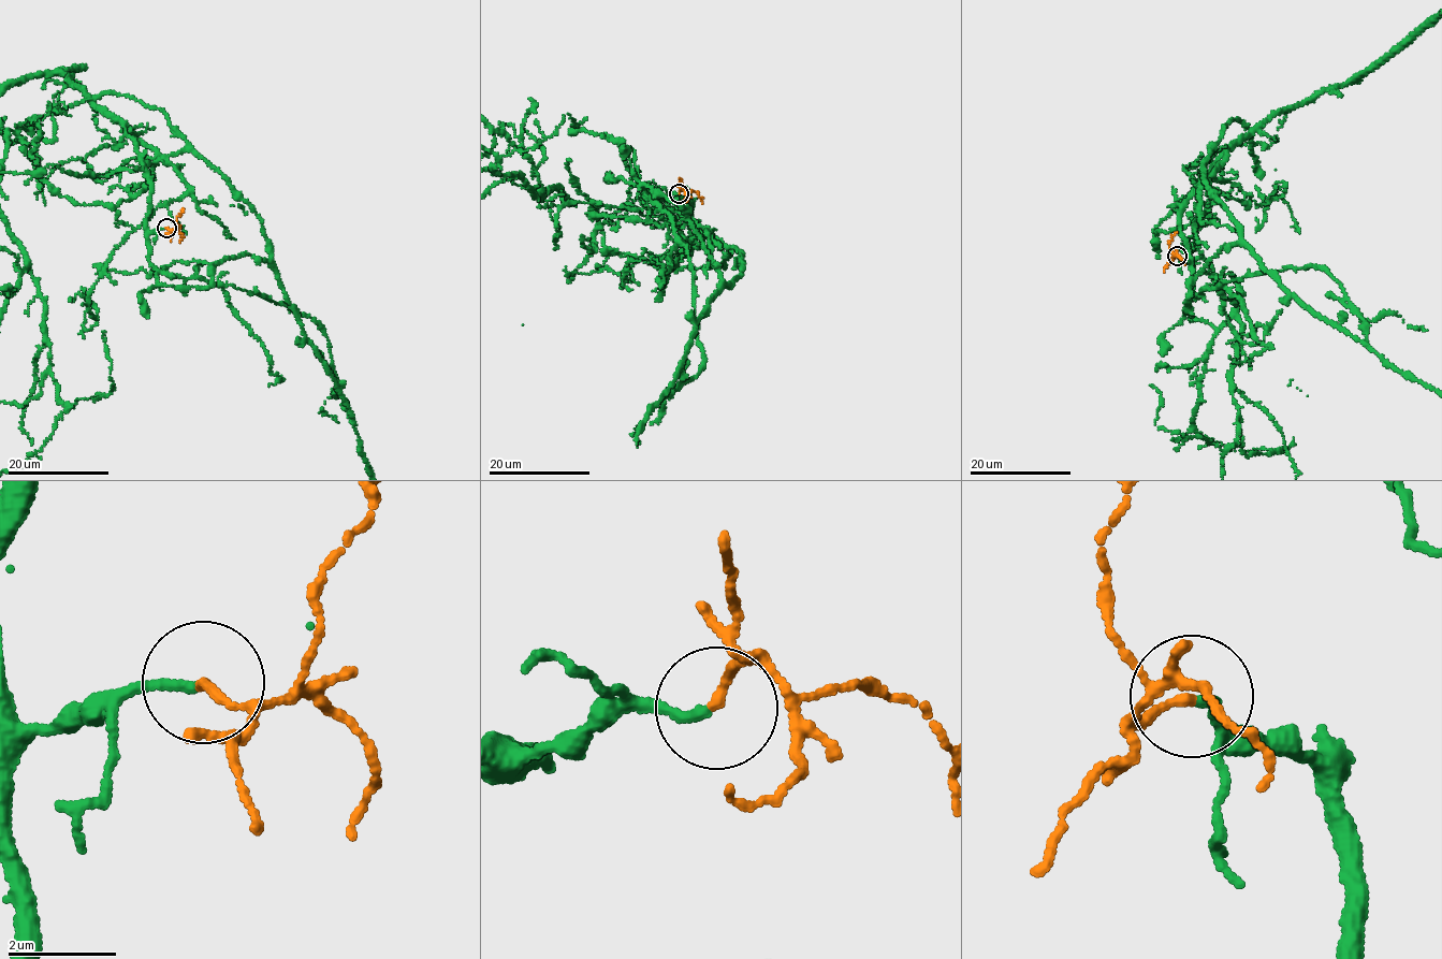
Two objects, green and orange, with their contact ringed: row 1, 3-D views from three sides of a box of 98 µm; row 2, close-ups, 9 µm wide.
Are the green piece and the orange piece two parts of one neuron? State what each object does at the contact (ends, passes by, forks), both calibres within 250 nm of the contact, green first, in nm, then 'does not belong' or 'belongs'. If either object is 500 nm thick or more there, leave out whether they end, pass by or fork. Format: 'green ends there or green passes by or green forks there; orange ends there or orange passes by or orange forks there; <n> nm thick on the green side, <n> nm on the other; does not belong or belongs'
green ends there; orange ends there; 180 nm thick on the green side, 160 nm on the other; belongs

